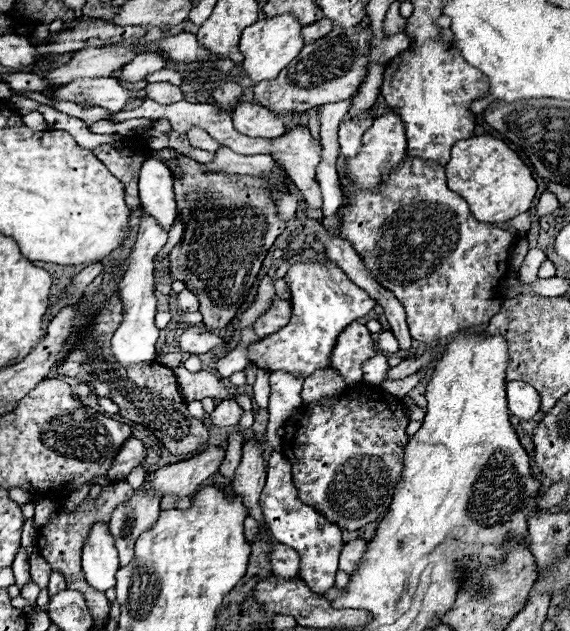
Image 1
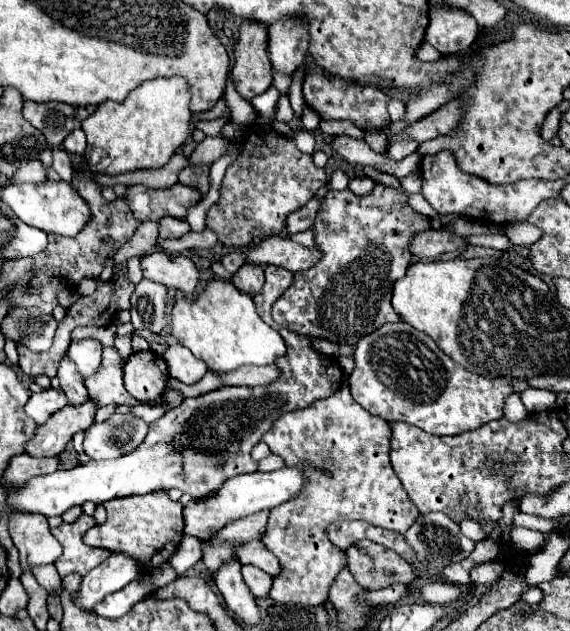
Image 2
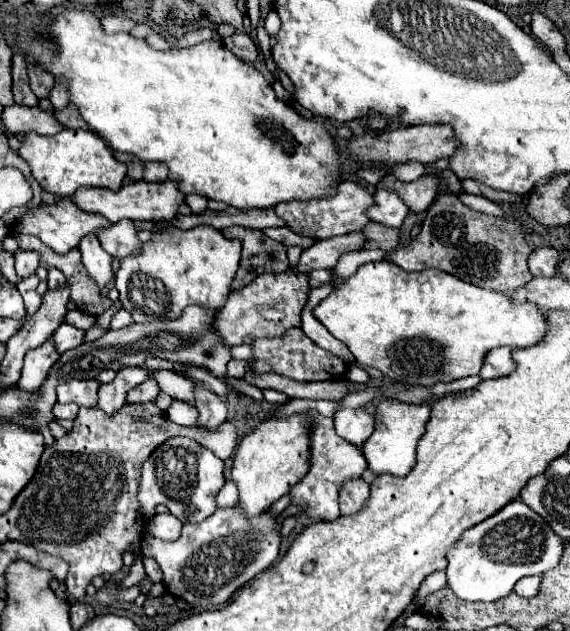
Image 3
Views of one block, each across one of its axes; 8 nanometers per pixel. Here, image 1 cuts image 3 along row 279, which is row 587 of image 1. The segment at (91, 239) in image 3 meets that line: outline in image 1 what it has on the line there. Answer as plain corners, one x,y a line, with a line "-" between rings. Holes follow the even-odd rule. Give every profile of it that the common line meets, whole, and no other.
94,524
94,528
90,530
90,536
82,550
82,568
86,574
86,582
94,590
106,592
108,588
116,586
114,574
120,564
114,540
106,524

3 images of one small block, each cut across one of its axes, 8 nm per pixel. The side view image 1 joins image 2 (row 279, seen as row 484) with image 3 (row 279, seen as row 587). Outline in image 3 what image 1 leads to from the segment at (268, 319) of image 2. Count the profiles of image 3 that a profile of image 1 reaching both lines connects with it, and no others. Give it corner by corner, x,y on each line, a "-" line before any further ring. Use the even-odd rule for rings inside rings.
312,270
308,274
308,280
310,280
310,288
318,288
332,280
332,272
330,270

